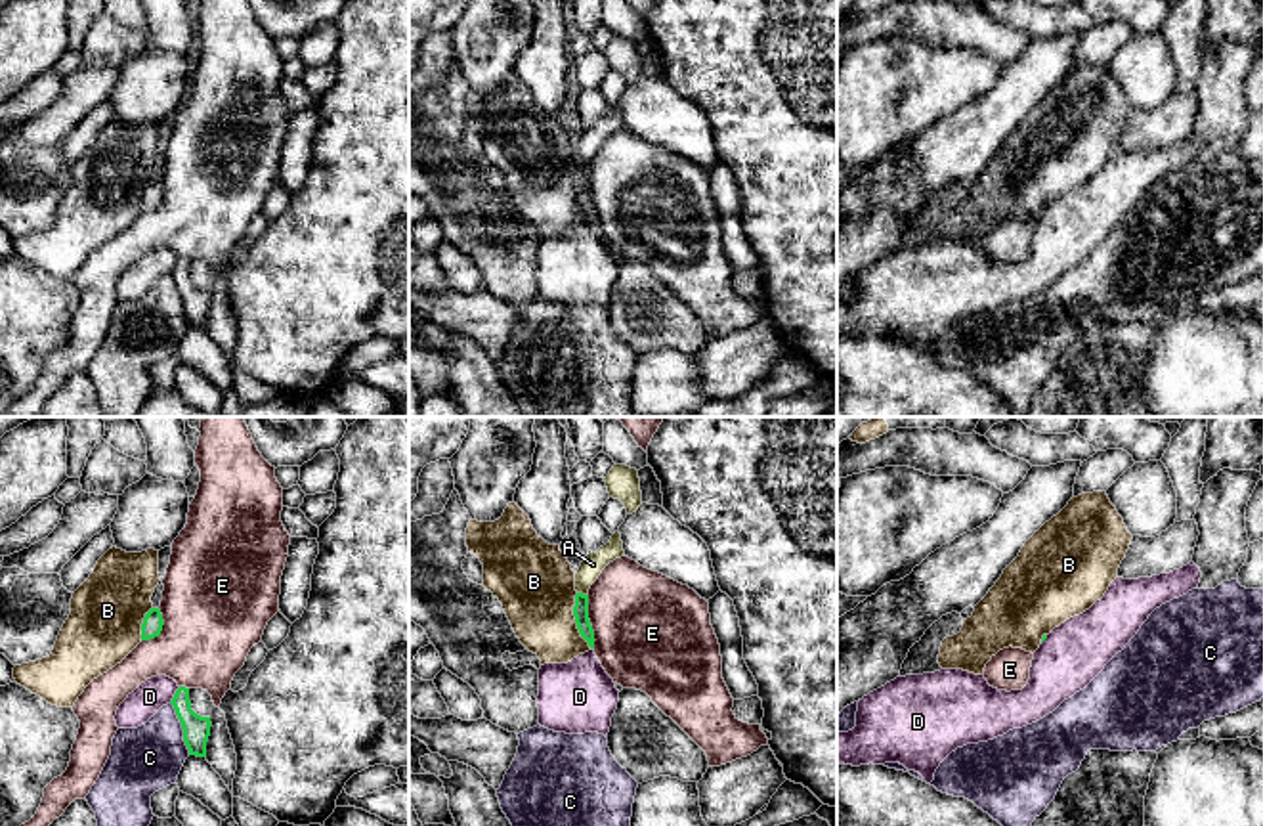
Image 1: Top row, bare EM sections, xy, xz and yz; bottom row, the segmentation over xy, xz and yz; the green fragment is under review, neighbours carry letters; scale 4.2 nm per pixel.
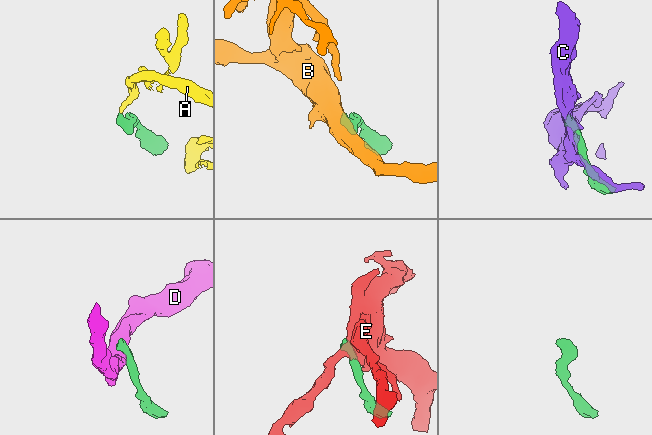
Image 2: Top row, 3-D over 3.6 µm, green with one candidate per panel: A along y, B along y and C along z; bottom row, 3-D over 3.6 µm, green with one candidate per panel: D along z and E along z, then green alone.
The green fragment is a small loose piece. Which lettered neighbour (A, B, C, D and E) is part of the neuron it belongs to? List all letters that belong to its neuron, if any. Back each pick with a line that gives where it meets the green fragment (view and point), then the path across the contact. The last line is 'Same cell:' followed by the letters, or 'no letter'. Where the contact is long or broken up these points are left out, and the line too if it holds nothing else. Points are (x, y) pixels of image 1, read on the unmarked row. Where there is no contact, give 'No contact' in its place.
A: Touches green at xz (581, 165). Path across: xz (581, 173), (581, 165), (583, 150), (593, 136)
Same cell: A

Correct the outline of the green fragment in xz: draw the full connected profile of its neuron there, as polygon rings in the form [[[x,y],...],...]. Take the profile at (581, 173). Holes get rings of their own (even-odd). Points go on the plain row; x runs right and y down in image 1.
[[[615,103],[611,111],[600,119],[596,124],[590,124],[583,130],[575,145],[575,178],[573,187],[581,208],[594,220],[594,203],[589,191],[589,161],[598,151],[602,141],[615,130],[625,128],[621,105]]]

